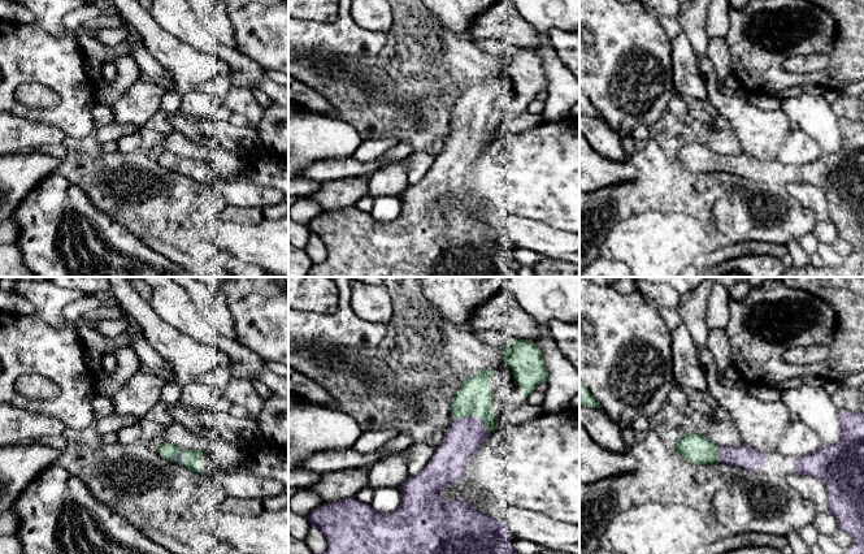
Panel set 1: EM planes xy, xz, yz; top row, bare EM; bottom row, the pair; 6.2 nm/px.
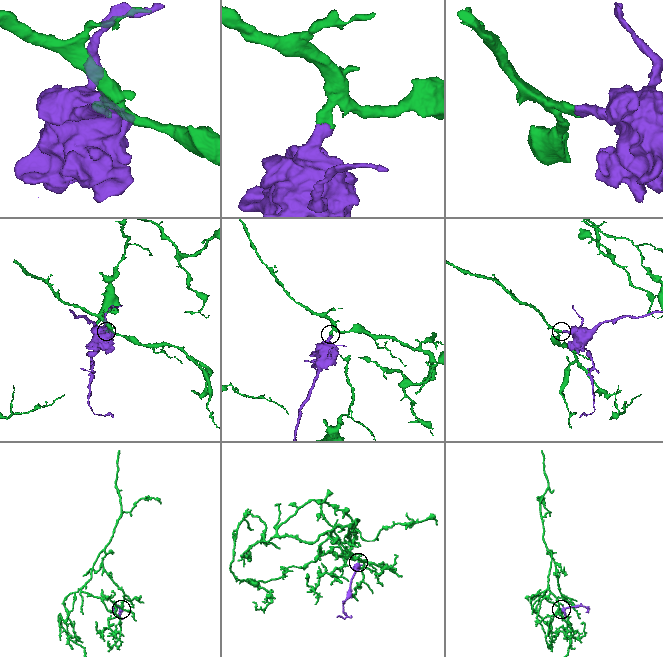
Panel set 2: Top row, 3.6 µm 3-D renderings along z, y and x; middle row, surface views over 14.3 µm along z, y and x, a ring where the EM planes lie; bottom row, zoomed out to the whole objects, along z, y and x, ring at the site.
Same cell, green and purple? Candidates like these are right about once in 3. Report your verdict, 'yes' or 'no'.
yes

